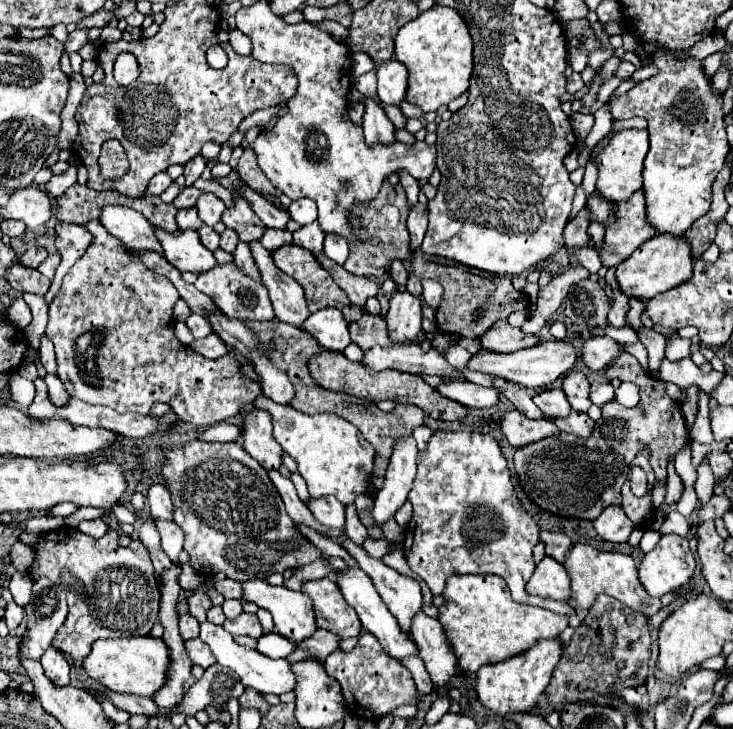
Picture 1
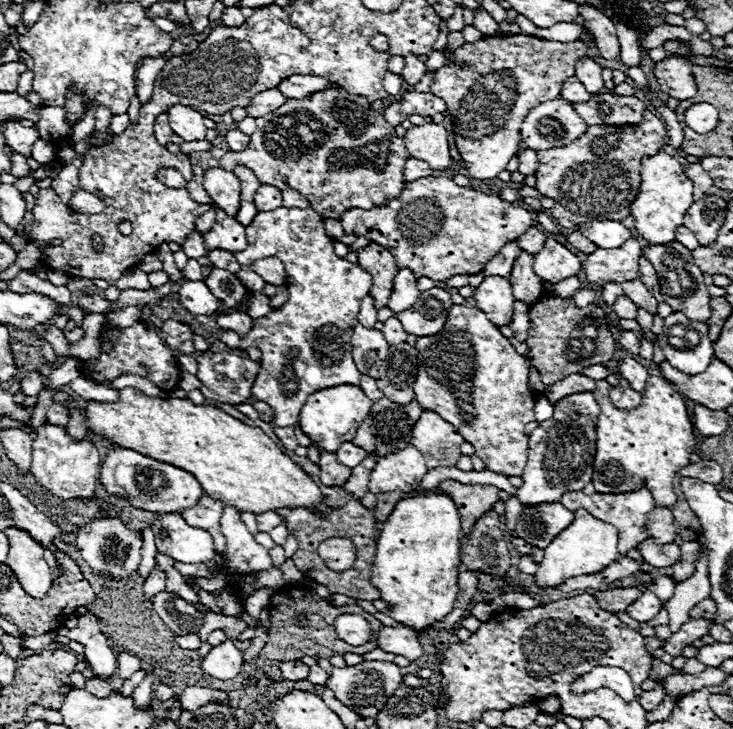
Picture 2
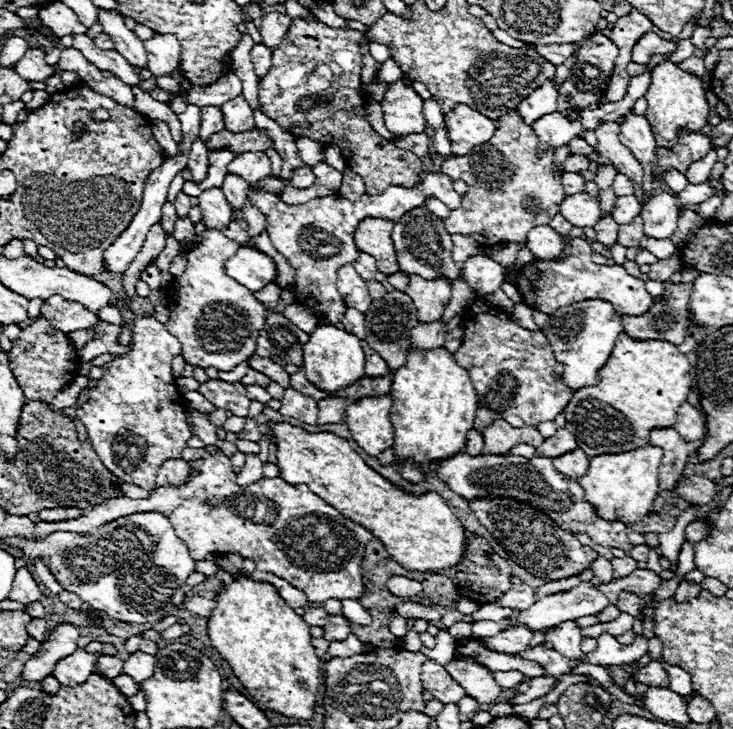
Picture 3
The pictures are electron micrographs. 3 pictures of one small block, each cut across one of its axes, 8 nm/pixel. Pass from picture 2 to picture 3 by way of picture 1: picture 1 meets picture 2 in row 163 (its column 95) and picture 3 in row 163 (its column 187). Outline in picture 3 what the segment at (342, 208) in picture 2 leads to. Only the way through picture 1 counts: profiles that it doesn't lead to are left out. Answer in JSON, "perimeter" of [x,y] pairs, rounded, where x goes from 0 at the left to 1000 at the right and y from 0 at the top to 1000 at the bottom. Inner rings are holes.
{"perimeter":[[[398,27],[398,36],[387,55],[382,58],[379,69],[371,74],[371,93],[368,99],[352,112],[352,143],[355,151],[371,162],[374,167],[382,170],[387,181],[393,181],[401,192],[407,189],[423,189],[428,195],[437,195],[439,200],[458,200],[464,203],[464,211],[472,219],[472,228],[480,230],[488,241],[494,241],[499,252],[502,266],[521,266],[529,255],[535,252],[548,252],[548,255],[565,255],[573,241],[576,241],[576,219],[565,214],[559,206],[548,206],[532,195],[527,195],[521,187],[516,187],[505,167],[499,165],[499,132],[494,129],[494,74],[491,74],[491,58],[502,58],[497,47],[488,41],[464,41],[464,38],[447,38],[434,30],[415,30],[415,27]],[[447,91],[453,99],[450,118],[442,123],[431,123],[423,115],[423,104],[439,93]]]}

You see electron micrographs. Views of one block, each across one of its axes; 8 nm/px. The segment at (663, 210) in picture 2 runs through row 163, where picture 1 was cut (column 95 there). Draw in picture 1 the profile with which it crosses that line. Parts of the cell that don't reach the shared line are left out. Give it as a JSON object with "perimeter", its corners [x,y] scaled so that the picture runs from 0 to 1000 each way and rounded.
{"perimeter":[[[191,872],[191,875],[158,875],[158,878],[134,878],[126,886],[120,903],[115,903],[115,916],[120,927],[147,941],[153,949],[186,952],[186,955],[210,955],[229,930],[232,919],[232,889],[221,875]]]}

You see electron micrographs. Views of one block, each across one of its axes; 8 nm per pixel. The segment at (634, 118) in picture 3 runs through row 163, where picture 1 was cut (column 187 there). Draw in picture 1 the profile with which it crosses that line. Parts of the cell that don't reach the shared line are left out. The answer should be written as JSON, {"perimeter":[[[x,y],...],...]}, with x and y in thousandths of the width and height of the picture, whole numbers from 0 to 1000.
{"perimeter":[[[273,875],[256,878],[256,881],[251,881],[251,886],[254,886],[254,894],[256,894],[262,911],[273,911],[276,916],[284,916],[292,911],[292,900],[286,897],[286,889]]]}

